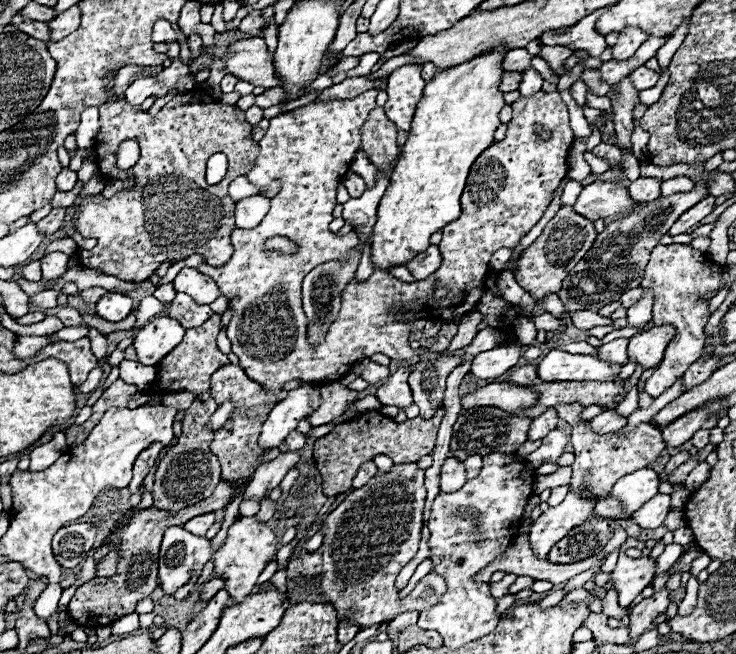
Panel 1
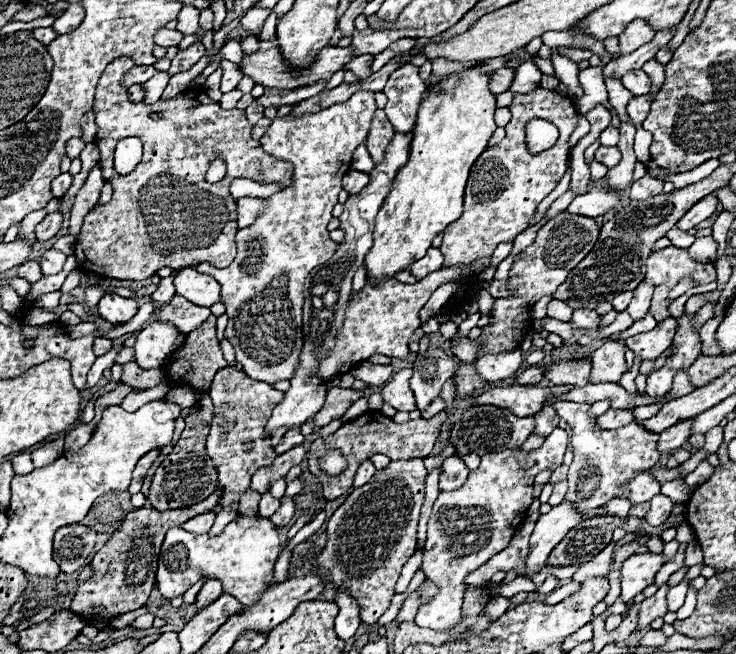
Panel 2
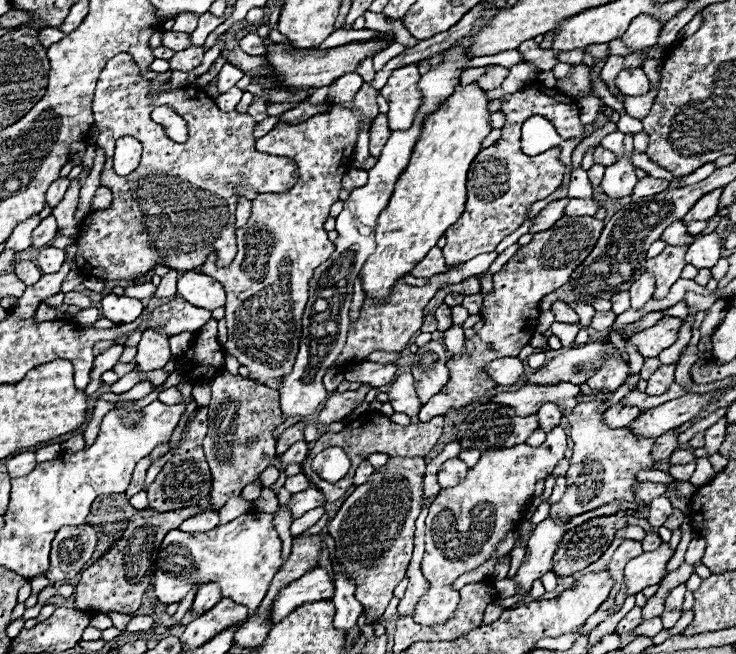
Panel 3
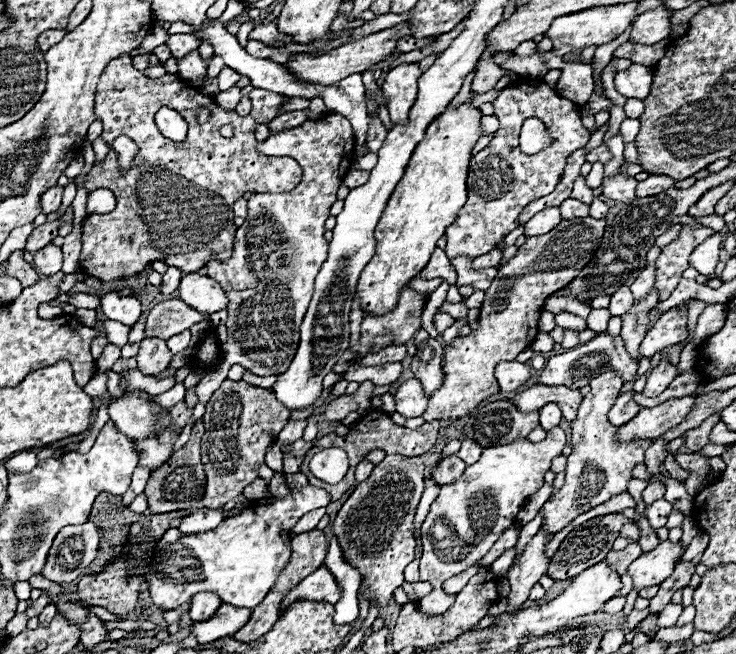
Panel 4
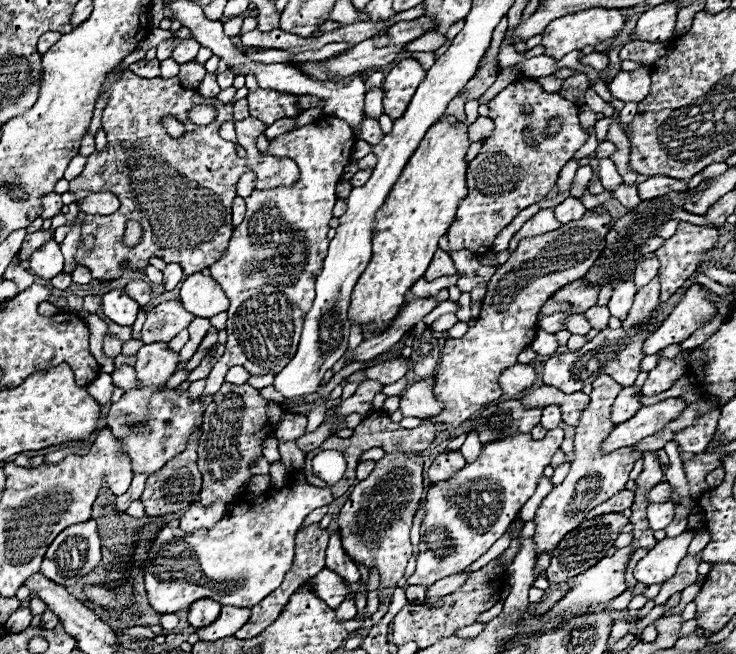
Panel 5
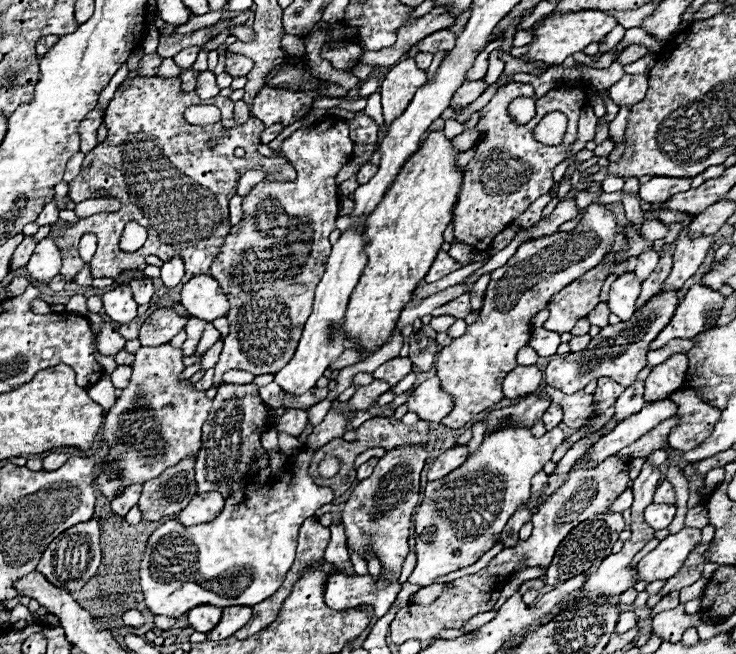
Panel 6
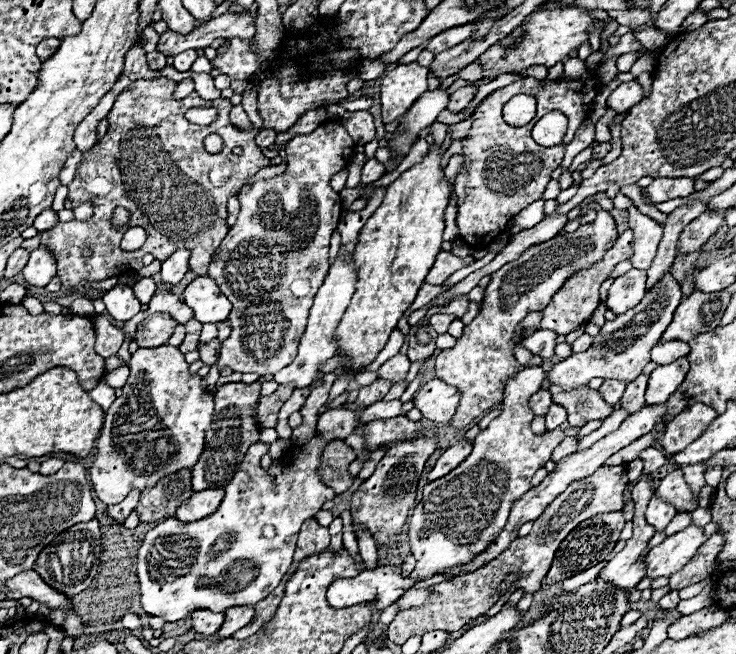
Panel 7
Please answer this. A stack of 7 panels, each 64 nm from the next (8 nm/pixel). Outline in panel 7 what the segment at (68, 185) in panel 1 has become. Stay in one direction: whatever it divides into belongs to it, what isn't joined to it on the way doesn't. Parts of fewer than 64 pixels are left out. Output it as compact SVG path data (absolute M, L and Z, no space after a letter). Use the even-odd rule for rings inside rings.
M46 210L42 214L38 214L38 218L34 220L34 228L38 232L48 232L50 228L54 228L58 224L58 214L54 210Z

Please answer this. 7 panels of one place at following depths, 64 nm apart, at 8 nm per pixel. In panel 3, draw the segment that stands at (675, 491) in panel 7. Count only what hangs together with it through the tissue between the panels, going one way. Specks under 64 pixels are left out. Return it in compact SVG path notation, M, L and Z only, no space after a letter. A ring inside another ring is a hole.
M640 482L638 490L636 490L636 498L642 500L644 504L650 504L654 498L662 496L666 492L666 484L660 482Z

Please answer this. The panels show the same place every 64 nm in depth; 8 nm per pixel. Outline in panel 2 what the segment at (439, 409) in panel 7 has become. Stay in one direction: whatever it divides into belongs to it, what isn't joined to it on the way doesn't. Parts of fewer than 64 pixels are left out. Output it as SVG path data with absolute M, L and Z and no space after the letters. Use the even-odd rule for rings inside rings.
M404 368L404 370L394 374L394 378L382 390L386 404L390 404L390 406L394 406L396 410L402 410L402 412L416 410L414 392L410 388L410 376L412 376L410 368Z

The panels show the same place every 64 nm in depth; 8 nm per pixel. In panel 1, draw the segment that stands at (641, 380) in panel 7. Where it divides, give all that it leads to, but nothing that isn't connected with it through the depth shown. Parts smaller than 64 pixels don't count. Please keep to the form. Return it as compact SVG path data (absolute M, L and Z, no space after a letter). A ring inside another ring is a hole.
M606 410L590 420L594 432L618 432L628 424L628 418L620 416L616 410Z

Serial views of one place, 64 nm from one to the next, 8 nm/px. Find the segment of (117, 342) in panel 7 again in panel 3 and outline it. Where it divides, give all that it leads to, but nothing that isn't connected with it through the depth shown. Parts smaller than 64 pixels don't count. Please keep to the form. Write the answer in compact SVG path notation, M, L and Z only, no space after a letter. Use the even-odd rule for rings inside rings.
M114 344L114 346L110 346L108 350L104 350L100 356L96 356L96 362L94 362L94 368L92 368L90 376L92 376L92 378L100 378L104 372L112 370L114 364L118 362L120 354L122 354L122 348L124 348L124 346Z

